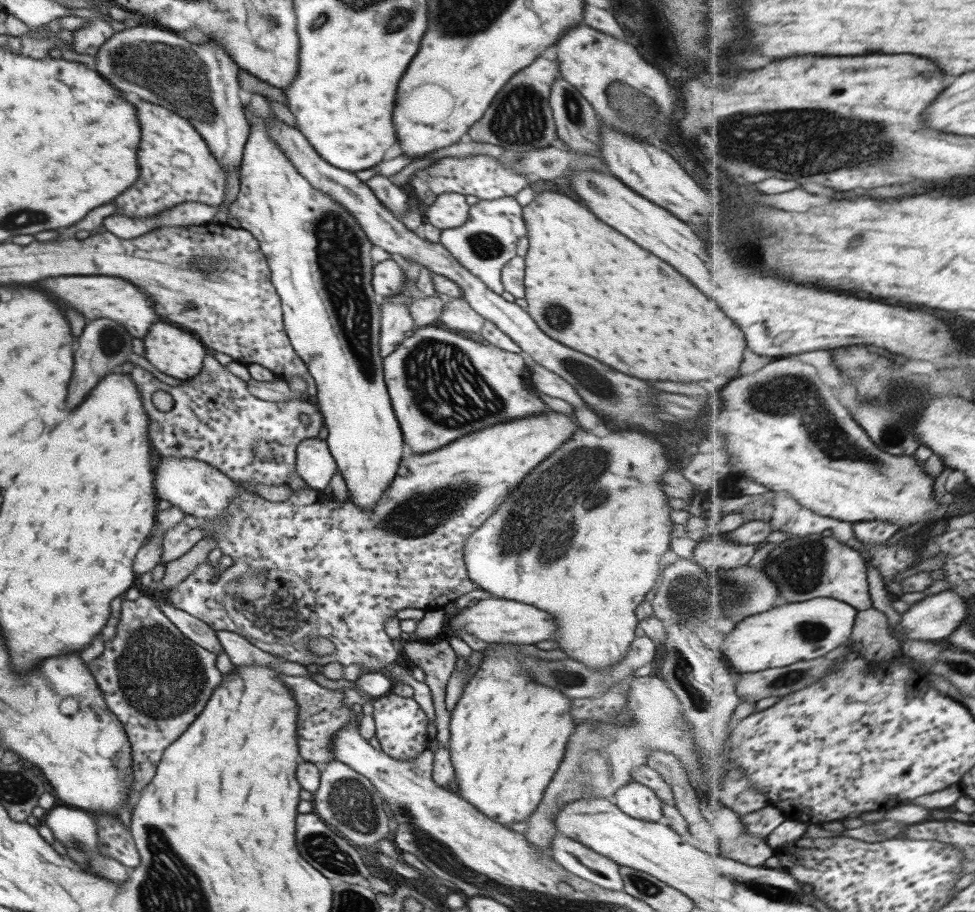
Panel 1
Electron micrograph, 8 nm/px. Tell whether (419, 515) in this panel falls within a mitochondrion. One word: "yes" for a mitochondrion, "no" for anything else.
yes

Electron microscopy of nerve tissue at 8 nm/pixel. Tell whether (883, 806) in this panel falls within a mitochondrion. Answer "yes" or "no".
no

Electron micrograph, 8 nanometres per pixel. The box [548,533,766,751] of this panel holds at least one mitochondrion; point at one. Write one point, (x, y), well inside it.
(677, 665)

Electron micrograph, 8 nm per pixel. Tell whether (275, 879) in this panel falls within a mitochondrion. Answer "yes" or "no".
no

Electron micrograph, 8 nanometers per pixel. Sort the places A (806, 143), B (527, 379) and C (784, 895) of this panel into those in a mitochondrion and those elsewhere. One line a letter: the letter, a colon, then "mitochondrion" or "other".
A: mitochondrion
B: other
C: mitochondrion

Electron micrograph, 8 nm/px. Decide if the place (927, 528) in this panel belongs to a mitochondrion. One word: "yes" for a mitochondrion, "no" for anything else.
no

